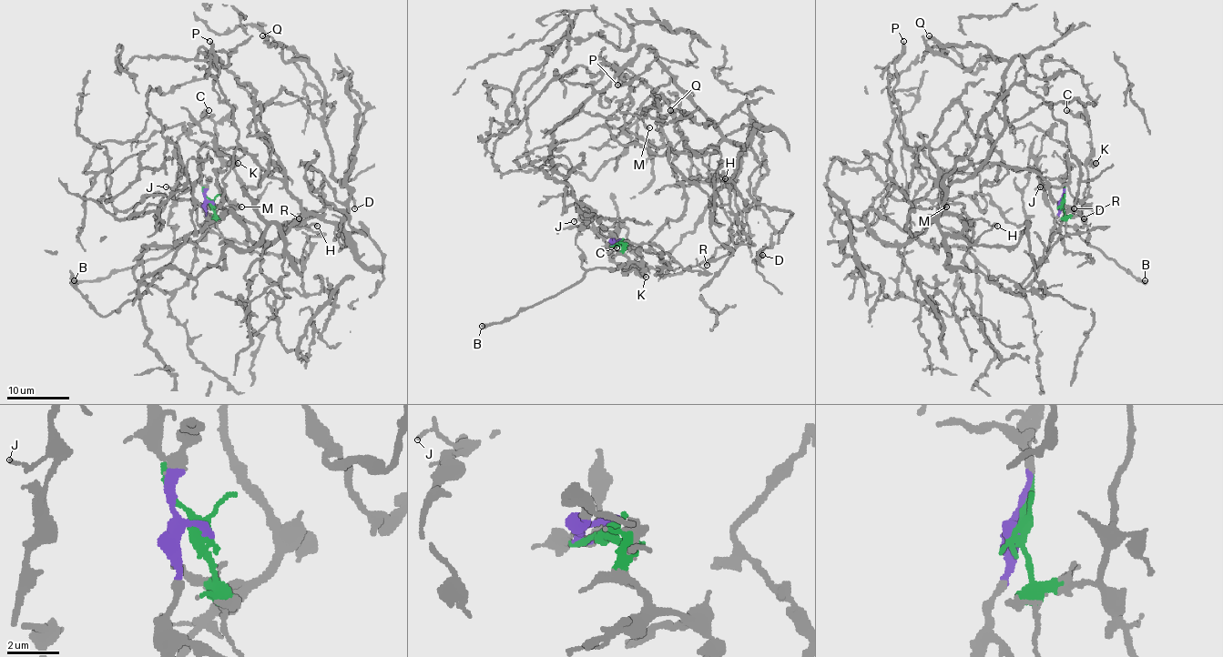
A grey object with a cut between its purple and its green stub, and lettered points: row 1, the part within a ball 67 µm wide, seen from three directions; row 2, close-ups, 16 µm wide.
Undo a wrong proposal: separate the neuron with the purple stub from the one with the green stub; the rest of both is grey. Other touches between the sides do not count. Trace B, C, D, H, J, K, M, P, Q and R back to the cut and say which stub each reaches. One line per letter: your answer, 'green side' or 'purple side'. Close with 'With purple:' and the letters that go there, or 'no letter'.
B: green side
C: green side
D: purple side
H: purple side
J: green side
K: green side
M: purple side
P: purple side
Q: purple side
R: purple side
With purple: D, H, M, P, Q, R

